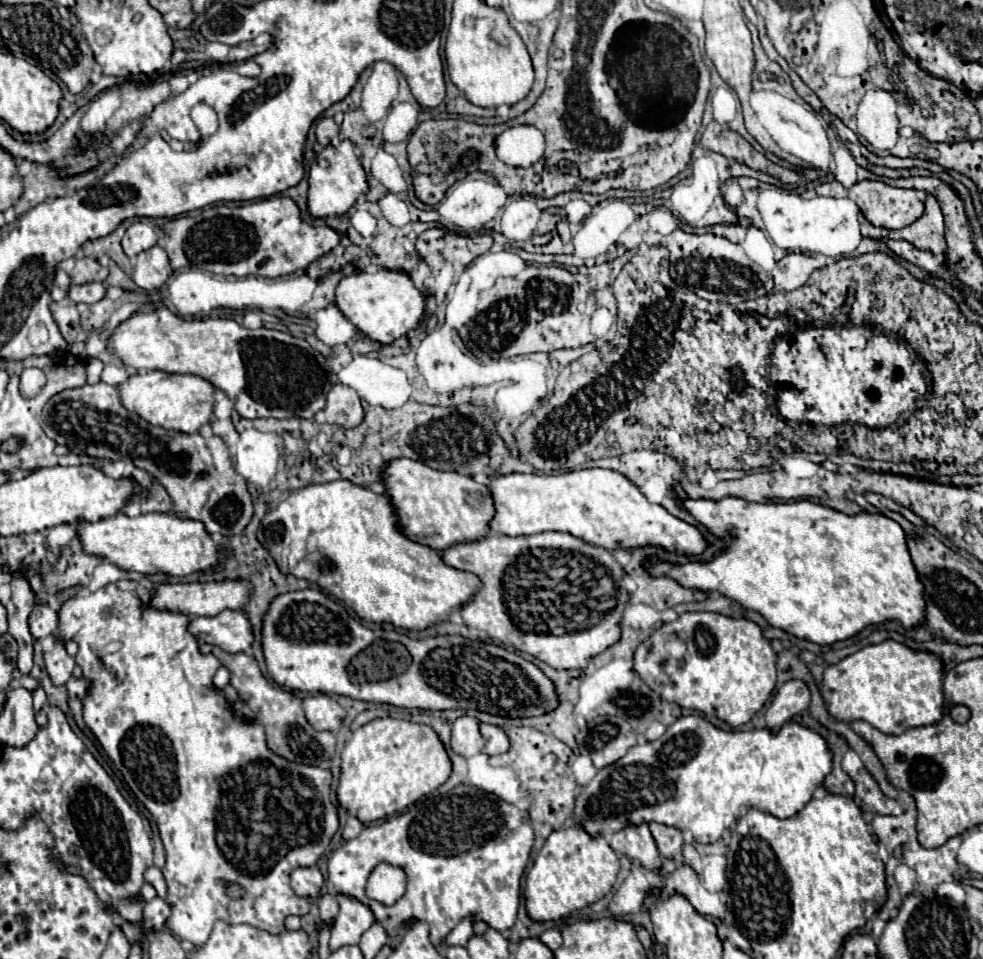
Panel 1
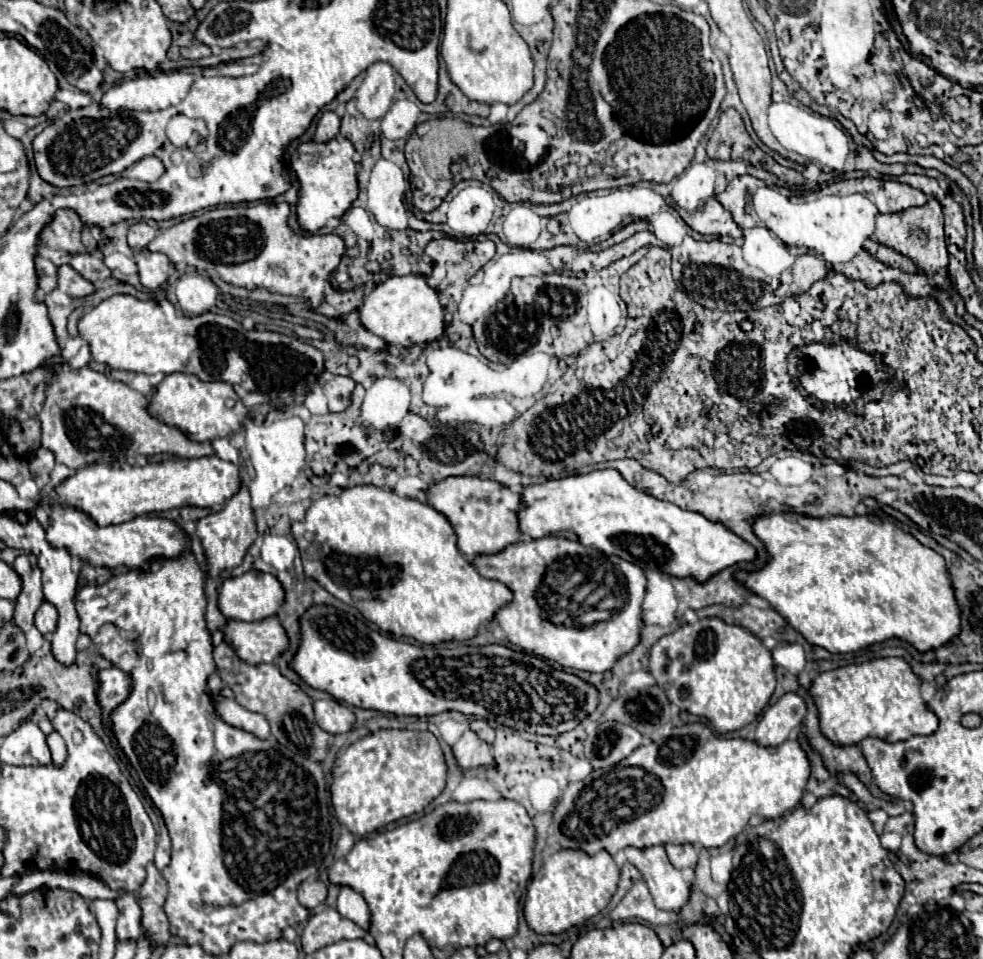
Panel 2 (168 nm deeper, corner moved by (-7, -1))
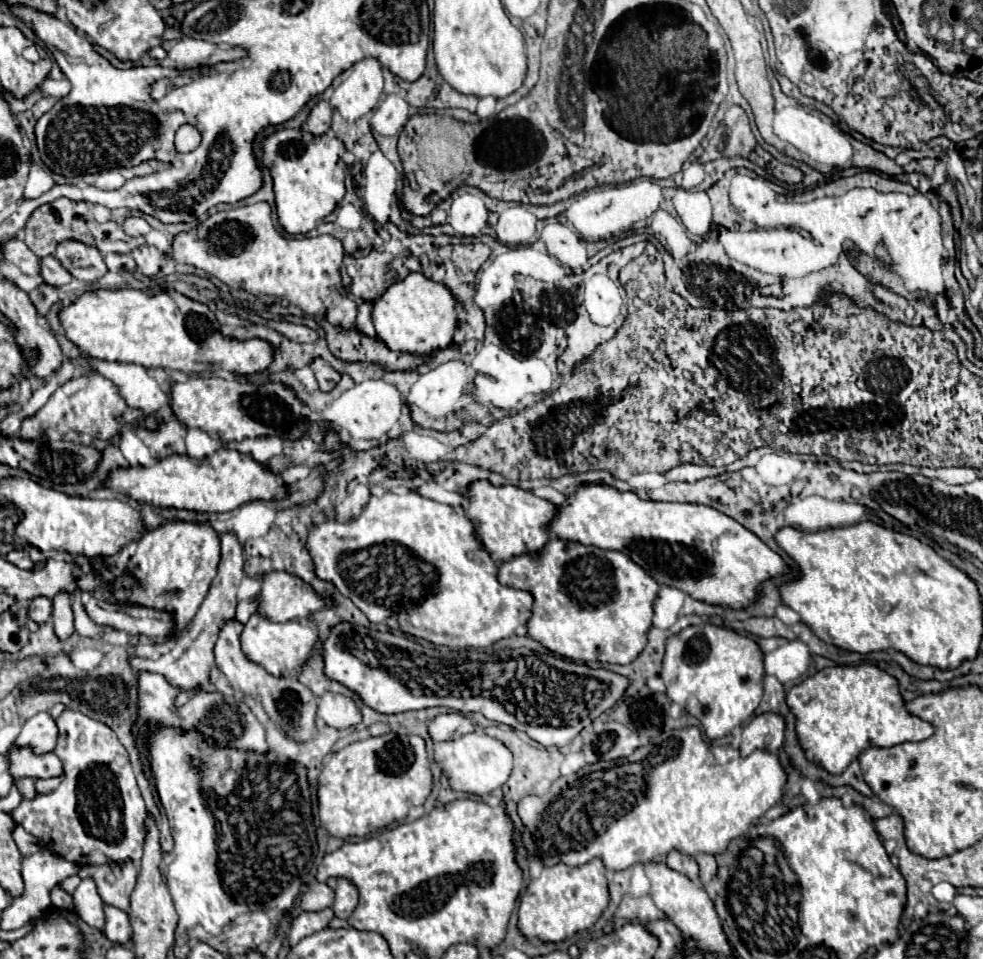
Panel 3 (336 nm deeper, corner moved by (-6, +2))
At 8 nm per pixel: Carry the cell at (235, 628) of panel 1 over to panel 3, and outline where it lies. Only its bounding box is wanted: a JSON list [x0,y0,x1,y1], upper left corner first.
[241,615,317,677]

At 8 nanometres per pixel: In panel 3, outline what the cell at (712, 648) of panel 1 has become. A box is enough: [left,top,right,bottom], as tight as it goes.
[661,623,763,739]

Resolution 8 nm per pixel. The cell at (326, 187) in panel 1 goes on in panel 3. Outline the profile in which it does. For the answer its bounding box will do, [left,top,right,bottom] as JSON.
[263,129,345,235]

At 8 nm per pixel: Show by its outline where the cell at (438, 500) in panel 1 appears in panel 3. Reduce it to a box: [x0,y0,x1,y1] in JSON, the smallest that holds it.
[463,479,555,563]

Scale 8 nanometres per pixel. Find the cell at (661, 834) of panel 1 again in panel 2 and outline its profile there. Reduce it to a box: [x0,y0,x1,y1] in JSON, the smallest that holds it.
[666,844,698,870]

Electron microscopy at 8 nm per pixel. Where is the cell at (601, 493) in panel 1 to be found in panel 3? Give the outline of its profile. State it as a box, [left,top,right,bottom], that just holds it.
[551,483,787,609]

